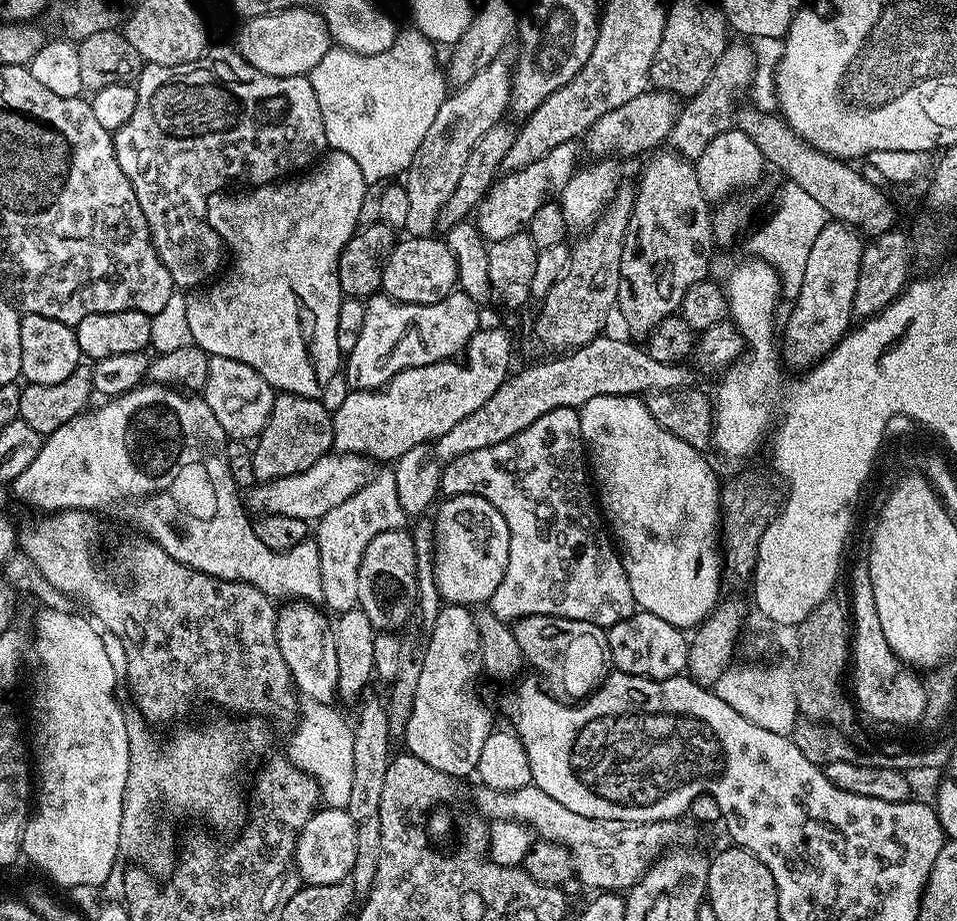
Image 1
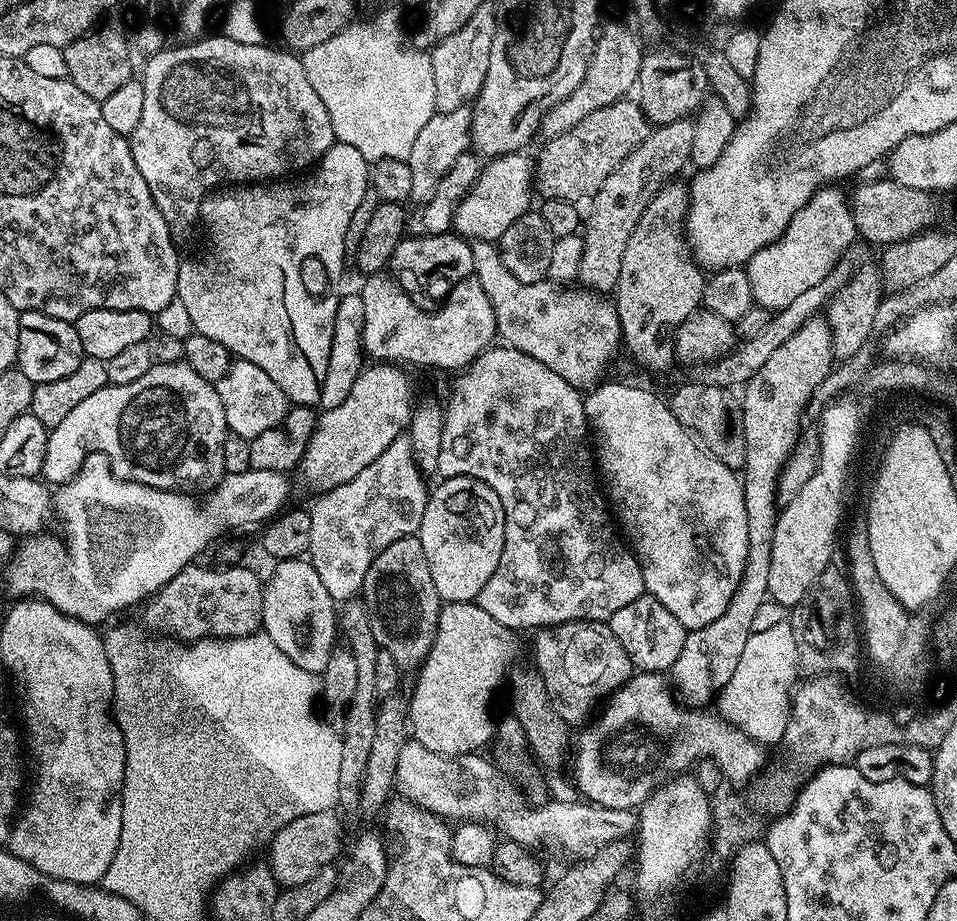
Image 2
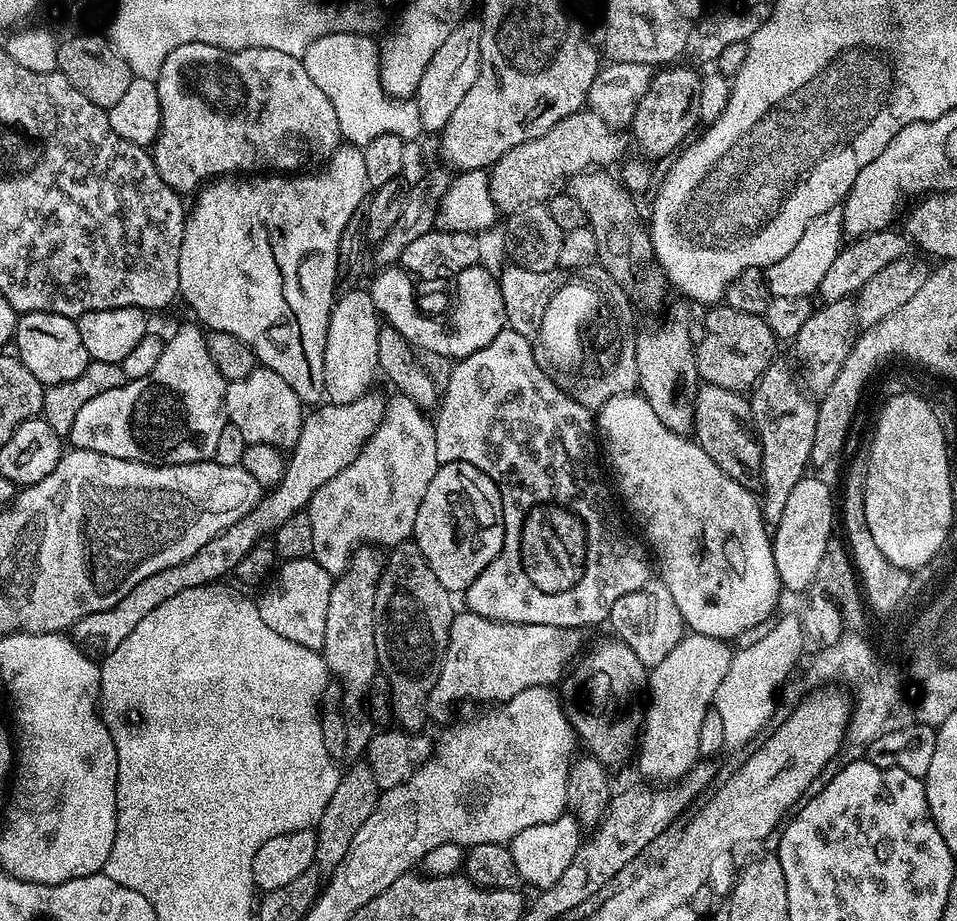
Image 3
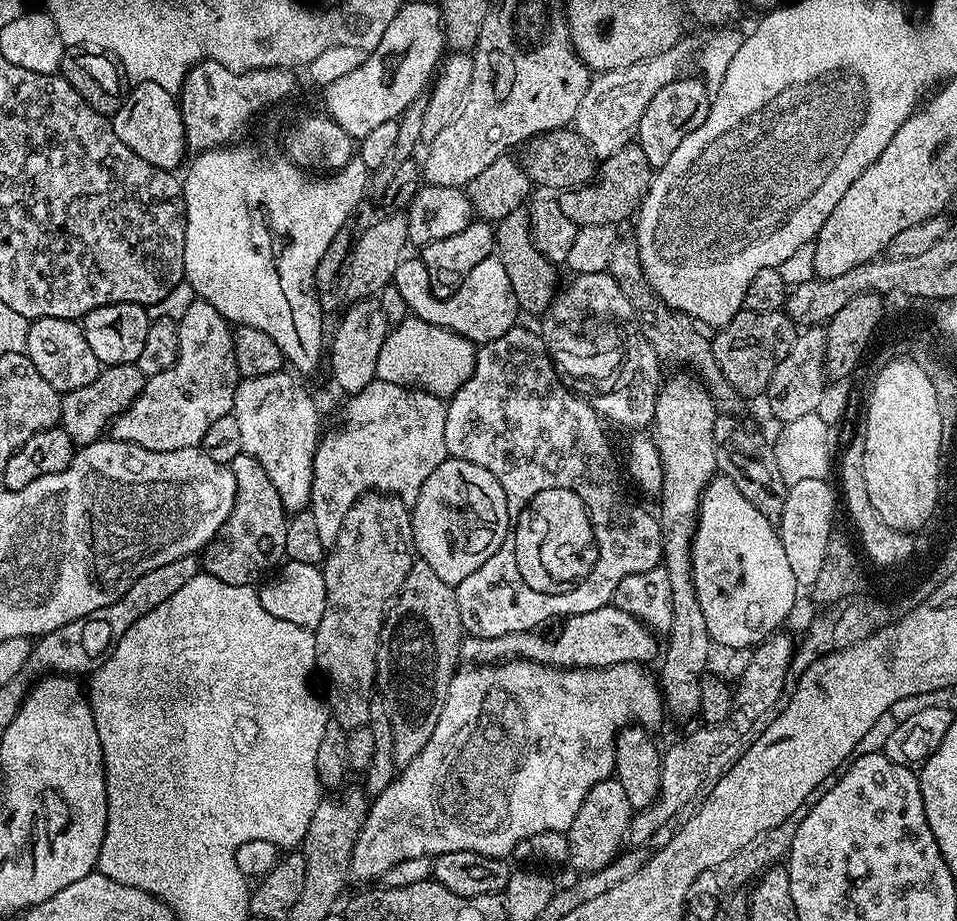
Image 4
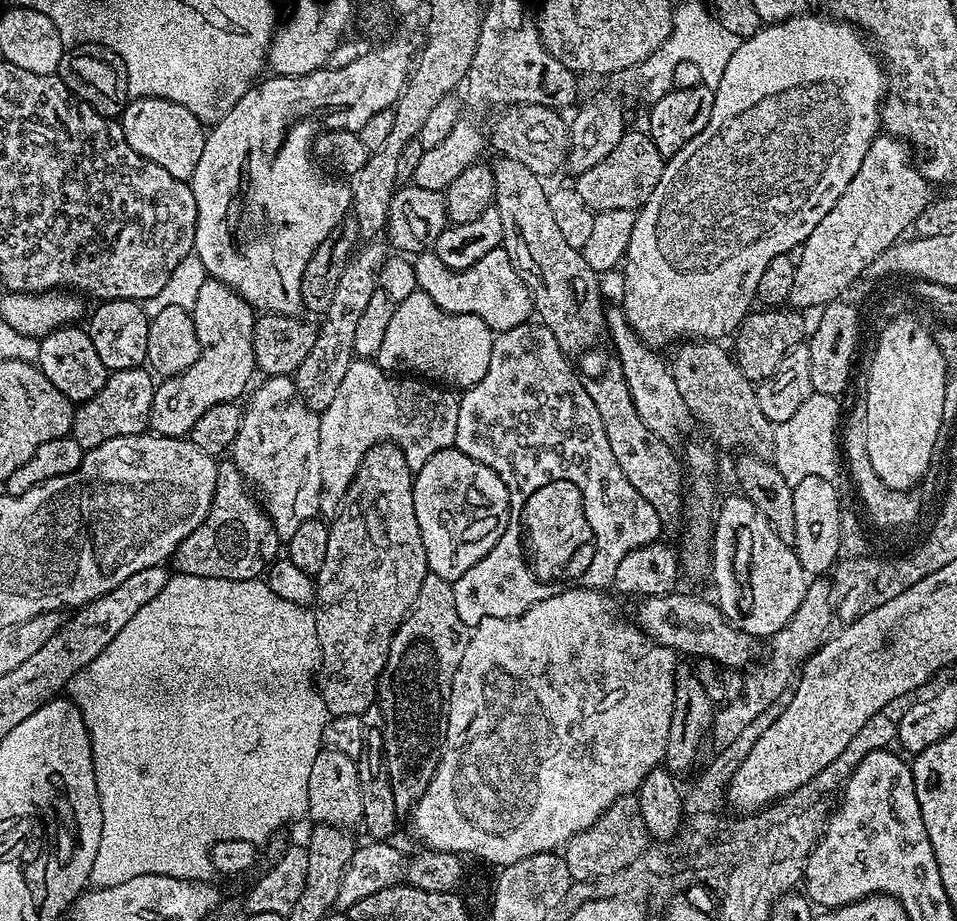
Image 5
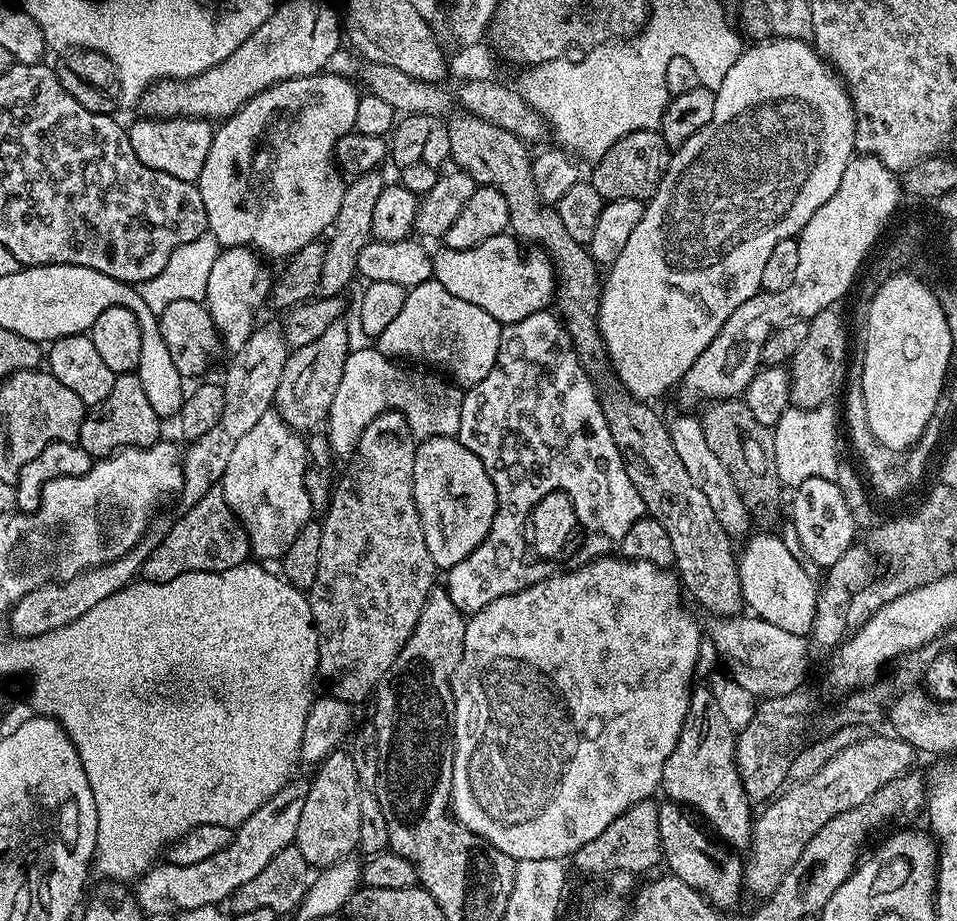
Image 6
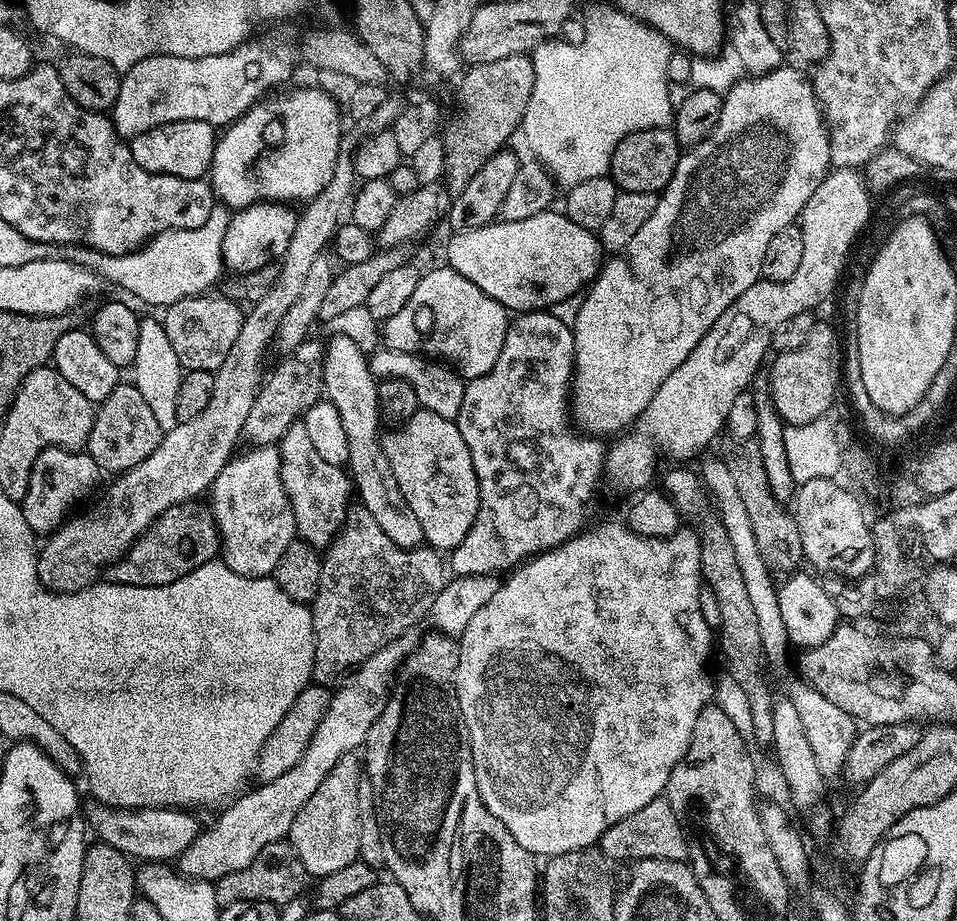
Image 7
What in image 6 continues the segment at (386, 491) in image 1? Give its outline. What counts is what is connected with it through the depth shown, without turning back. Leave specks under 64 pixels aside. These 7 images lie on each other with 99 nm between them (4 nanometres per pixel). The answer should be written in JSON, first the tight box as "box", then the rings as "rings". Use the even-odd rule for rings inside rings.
{"box":[326,347,464,457],"rings":[[[379,347],[356,348],[349,351],[346,366],[342,366],[342,382],[338,382],[338,390],[334,393],[334,402],[330,402],[328,419],[326,421],[326,435],[328,445],[337,457],[351,457],[357,451],[357,441],[363,431],[374,418],[383,412],[394,410],[401,412],[409,423],[409,430],[417,441],[429,440],[431,436],[456,436],[462,422],[462,402],[464,392],[451,379],[443,375],[431,376],[428,372],[415,372],[415,367],[399,368],[395,359],[384,355]]]}

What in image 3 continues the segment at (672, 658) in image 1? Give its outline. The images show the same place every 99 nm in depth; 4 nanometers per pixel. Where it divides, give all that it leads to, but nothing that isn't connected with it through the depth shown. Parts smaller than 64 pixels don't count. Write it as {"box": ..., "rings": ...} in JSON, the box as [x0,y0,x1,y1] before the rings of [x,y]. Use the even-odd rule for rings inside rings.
{"box":[608,578,686,666],"rings":[[[649,578],[638,590],[622,594],[622,598],[614,602],[608,620],[616,631],[613,633],[622,642],[626,642],[626,646],[630,646],[634,654],[638,654],[638,662],[645,666],[662,662],[662,658],[666,658],[666,654],[670,654],[670,650],[674,650],[674,646],[678,646],[680,639],[686,635],[686,625],[678,605],[670,590],[666,590],[666,586],[658,578]]]}

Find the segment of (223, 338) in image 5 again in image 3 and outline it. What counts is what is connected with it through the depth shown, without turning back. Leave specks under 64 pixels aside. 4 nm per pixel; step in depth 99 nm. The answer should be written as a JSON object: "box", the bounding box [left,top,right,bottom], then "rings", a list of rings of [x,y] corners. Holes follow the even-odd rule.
{"box":[67,323,229,464],"rings":[[[191,323],[182,325],[172,337],[165,339],[162,358],[158,358],[146,378],[129,380],[121,388],[106,390],[106,394],[90,398],[78,410],[78,418],[74,418],[74,426],[67,434],[72,448],[94,450],[143,464],[193,464],[212,459],[218,438],[228,423],[224,395],[229,381],[222,378],[218,366],[214,366],[214,358],[210,358],[205,329],[199,323]]]}

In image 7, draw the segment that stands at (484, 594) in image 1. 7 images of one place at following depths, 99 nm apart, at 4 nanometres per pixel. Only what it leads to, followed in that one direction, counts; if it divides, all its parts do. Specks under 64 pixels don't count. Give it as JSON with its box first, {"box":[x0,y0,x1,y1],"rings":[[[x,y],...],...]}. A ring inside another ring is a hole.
{"box":[382,410,480,550],"rings":[[[419,410],[398,428],[382,440],[390,470],[394,470],[394,478],[398,478],[398,490],[402,490],[402,498],[406,498],[410,510],[414,510],[414,518],[422,522],[425,541],[437,550],[454,549],[466,534],[470,534],[470,526],[474,526],[474,518],[480,509],[478,478],[470,458],[470,446],[466,446],[455,420],[447,420],[433,412]]]}

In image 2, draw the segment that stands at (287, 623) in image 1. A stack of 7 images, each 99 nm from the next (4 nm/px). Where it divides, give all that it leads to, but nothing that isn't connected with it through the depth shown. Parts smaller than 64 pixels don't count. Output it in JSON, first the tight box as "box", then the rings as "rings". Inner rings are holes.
{"box":[261,558,338,675],"rings":[[[306,558],[277,561],[263,592],[261,627],[278,650],[291,661],[316,675],[321,675],[338,640],[338,610],[317,570]]]}

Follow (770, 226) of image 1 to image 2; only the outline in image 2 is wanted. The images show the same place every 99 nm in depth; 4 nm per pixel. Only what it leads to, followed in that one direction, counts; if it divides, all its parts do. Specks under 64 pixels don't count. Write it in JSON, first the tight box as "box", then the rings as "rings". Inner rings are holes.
{"box":[746,186,858,312],"rings":[[[829,186],[816,192],[806,206],[795,212],[790,220],[790,225],[783,231],[779,239],[770,246],[764,247],[748,261],[746,271],[750,278],[752,298],[759,307],[773,312],[790,306],[790,303],[794,302],[803,291],[810,290],[811,287],[822,281],[837,261],[855,244],[858,233],[854,226],[851,205],[845,192],[843,194],[839,188],[841,187]]]}

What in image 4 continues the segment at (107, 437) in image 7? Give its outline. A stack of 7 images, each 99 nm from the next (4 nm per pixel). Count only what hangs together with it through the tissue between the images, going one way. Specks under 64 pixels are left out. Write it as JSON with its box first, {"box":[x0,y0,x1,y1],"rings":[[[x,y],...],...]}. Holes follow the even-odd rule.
{"box":[59,364,146,445],"rings":[[[110,364],[101,367],[98,378],[90,386],[78,386],[60,397],[59,427],[70,434],[73,445],[93,444],[109,431],[110,422],[122,415],[144,389],[146,377],[136,364]]]}

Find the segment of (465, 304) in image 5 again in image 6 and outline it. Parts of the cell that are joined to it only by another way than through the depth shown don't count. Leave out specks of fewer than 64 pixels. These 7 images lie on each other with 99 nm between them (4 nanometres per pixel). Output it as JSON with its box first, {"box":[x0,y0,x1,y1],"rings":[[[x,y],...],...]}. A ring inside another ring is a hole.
{"box":[432,234,558,326],"rings":[[[512,234],[486,238],[486,242],[474,246],[470,250],[441,247],[440,253],[436,252],[432,257],[432,275],[443,288],[450,290],[456,298],[474,302],[474,306],[482,306],[482,310],[486,310],[486,314],[493,316],[501,326],[522,322],[522,318],[530,318],[530,314],[543,312],[549,307],[548,303],[553,303],[558,277],[554,271],[552,257],[547,252],[532,250],[536,252],[520,253],[520,247],[522,247],[521,241]]]}

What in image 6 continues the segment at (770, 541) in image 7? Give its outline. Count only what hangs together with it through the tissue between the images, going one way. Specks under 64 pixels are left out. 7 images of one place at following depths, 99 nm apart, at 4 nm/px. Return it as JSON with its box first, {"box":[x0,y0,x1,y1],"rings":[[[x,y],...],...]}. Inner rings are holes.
{"box":[699,398,782,526],"rings":[[[733,398],[730,400],[713,400],[703,409],[704,414],[699,417],[701,428],[705,431],[707,445],[717,454],[719,461],[726,466],[730,472],[730,477],[734,478],[734,484],[737,486],[738,494],[741,495],[742,502],[748,508],[752,518],[761,520],[761,525],[772,526],[780,516],[780,490],[782,483],[778,474],[777,463],[775,462],[773,429],[762,426],[758,418],[754,418],[754,413],[750,411],[750,406],[746,406],[743,399]]]}

